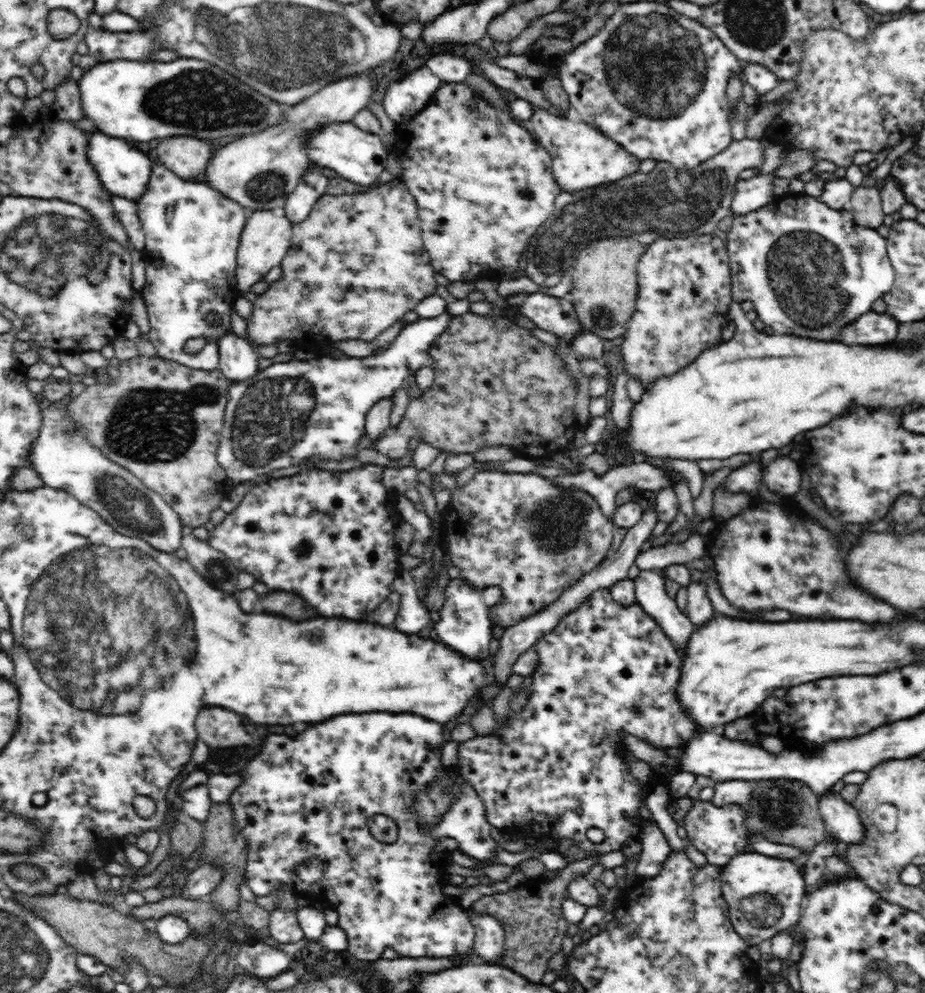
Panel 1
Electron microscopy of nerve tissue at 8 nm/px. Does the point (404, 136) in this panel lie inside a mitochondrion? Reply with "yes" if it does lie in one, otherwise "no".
no

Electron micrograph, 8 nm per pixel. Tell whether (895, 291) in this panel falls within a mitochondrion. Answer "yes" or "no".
no

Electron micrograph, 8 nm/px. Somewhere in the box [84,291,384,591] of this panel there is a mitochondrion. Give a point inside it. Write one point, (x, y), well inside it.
(152, 425)

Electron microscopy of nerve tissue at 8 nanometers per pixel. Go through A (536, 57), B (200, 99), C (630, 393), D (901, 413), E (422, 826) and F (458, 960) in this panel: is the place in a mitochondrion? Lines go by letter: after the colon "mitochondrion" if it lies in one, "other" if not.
A: other
B: mitochondrion
C: other
D: other
E: other
F: other

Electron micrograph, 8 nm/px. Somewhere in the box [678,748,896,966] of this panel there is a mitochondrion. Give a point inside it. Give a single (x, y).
(765, 908)

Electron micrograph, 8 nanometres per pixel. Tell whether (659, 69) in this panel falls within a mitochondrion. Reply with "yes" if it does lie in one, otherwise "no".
yes

